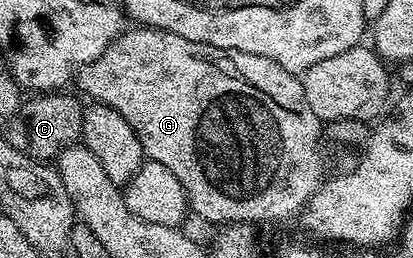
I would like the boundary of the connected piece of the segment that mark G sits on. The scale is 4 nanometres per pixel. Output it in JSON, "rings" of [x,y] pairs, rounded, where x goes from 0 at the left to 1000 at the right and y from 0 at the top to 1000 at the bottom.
{"rings":[[[308,109],[269,163],[252,194],[252,209],[245,213],[225,244],[215,244],[203,260],[186,291],[186,329],[203,349],[206,360],[220,376],[242,411],[262,411],[274,419],[283,434],[293,434],[293,450],[303,450],[303,465],[312,465],[312,496],[322,496],[322,512],[332,512],[332,543],[341,543],[341,574],[346,578],[349,601],[363,624],[378,628],[380,636],[400,636],[400,651],[409,651],[409,667],[419,667],[419,682],[429,682],[429,698],[438,698],[438,729],[448,729],[453,748],[453,795],[460,826],[475,845],[492,849],[504,868],[620,868],[617,860],[676,860],[683,845],[705,845],[726,826],[734,802],[741,798],[746,775],[770,744],[775,721],[787,702],[787,671],[782,674],[782,628],[772,616],[772,535],[777,550],[777,477],[768,450],[758,450],[758,419],[748,419],[748,388],[738,388],[738,357],[734,353],[734,322],[717,291],[690,279],[690,264],[680,264],[680,248],[671,248],[661,233],[651,233],[642,217],[622,217],[620,209],[596,209],[593,202],[574,202],[571,194],[547,194],[545,186],[516,186],[506,171],[494,163],[470,163],[467,155],[448,155],[448,140],[429,140],[419,124],[407,116],[380,116],[373,109],[327,109],[337,116],[320,116]]]}

